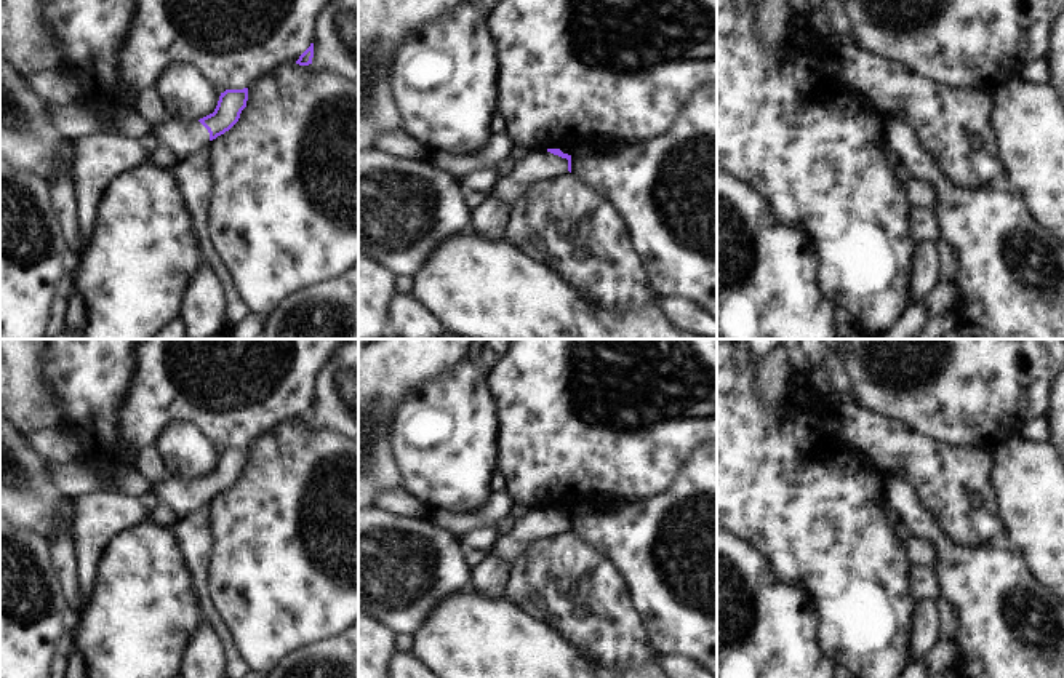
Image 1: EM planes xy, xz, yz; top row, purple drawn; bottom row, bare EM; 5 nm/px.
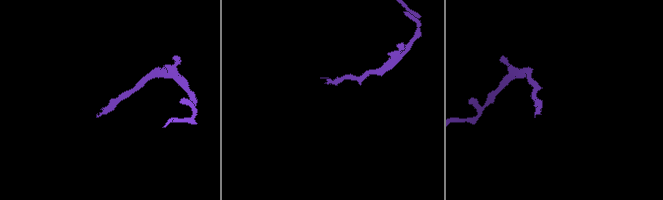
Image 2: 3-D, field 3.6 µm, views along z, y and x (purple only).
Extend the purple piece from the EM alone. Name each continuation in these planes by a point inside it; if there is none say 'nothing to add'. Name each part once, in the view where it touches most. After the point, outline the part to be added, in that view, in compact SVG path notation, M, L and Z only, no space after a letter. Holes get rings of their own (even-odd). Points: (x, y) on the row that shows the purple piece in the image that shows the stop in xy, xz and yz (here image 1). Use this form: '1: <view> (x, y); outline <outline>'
1: xz (538, 165); outline M530 149L522 162L510 163L499 174L491 192L514 205L538 181L560 177L568 171L568 160L547 150Z

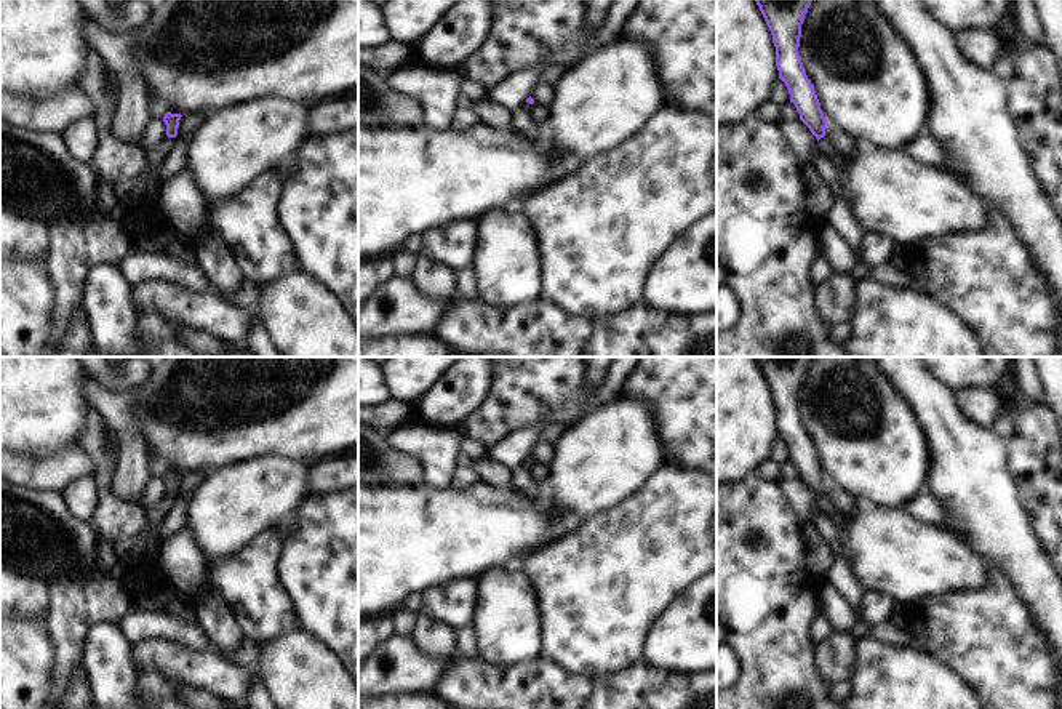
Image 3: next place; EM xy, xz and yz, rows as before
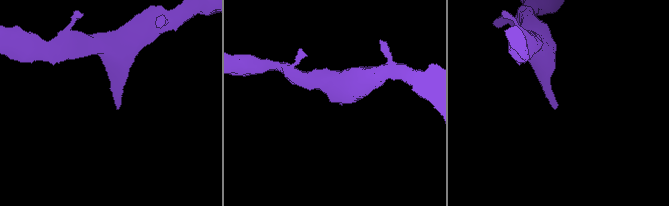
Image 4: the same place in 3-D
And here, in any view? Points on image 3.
1: xy (154, 159); outline M166 138L157 149L146 150L144 174L149 184L152 184L155 173L162 166L165 157L173 149L174 142L176 142L176 138Z

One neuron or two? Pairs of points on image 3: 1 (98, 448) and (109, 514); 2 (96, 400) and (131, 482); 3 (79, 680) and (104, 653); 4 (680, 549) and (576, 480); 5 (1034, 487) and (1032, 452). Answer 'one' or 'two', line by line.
1: one
2: one
3: two
4: two
5: one

